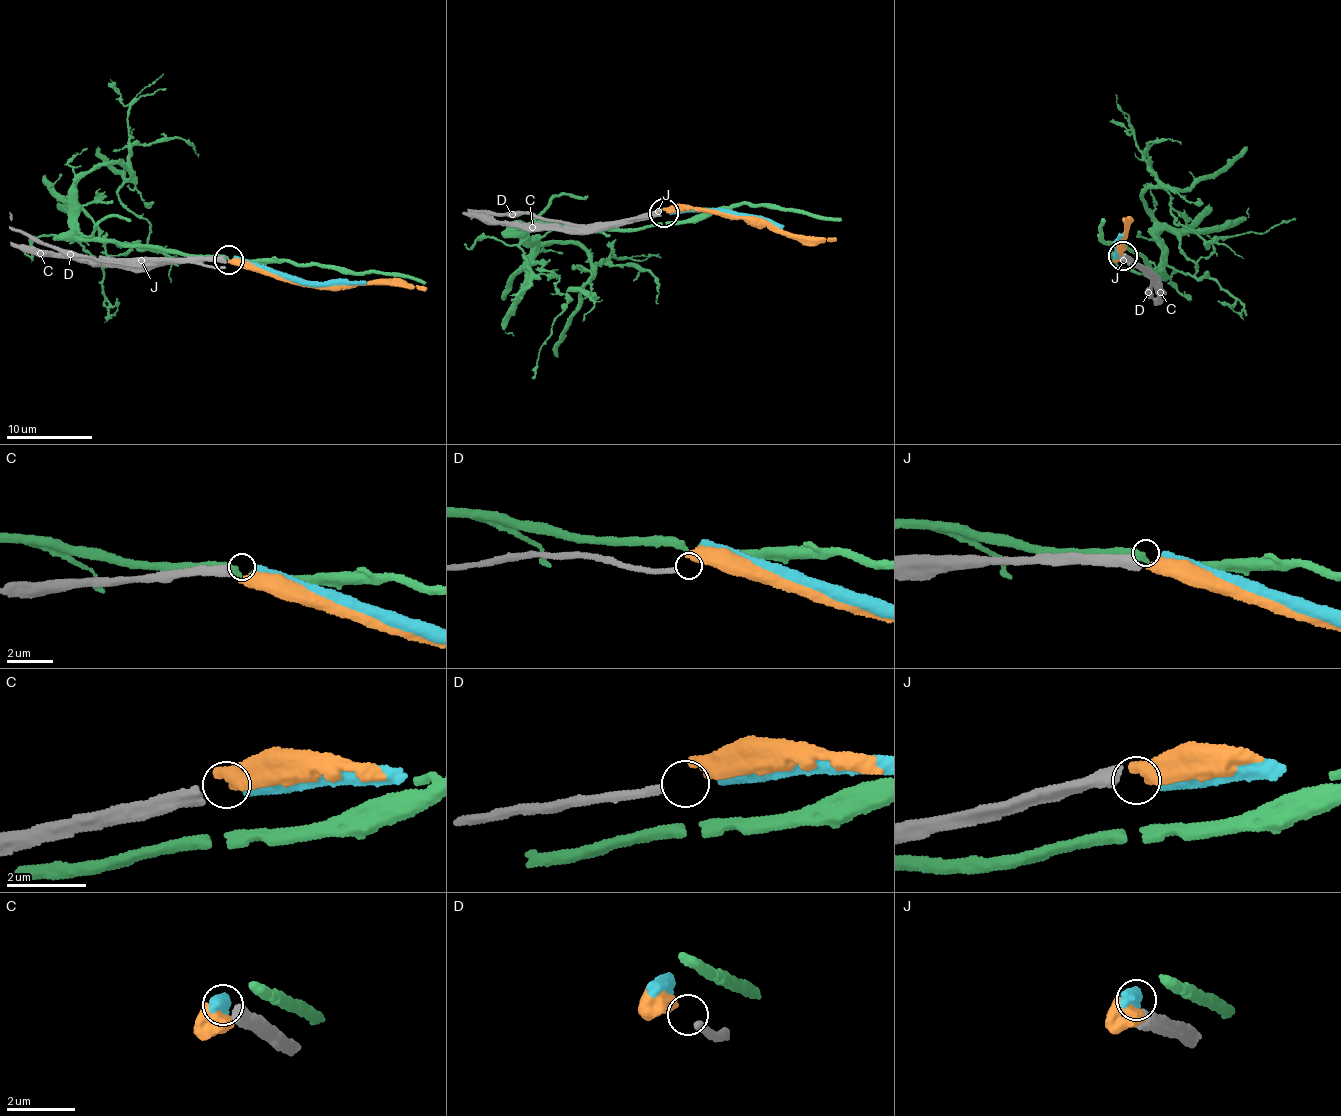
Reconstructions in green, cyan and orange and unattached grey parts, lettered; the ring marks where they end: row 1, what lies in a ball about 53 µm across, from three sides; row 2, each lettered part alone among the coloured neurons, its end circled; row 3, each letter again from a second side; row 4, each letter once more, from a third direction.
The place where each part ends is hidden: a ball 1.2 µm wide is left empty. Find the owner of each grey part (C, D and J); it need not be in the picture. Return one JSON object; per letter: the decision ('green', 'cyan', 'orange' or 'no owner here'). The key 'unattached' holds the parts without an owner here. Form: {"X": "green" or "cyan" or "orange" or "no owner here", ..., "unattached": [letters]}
{"C": "cyan", "D": "no owner here", "J": "orange", "unattached": ["D"]}

